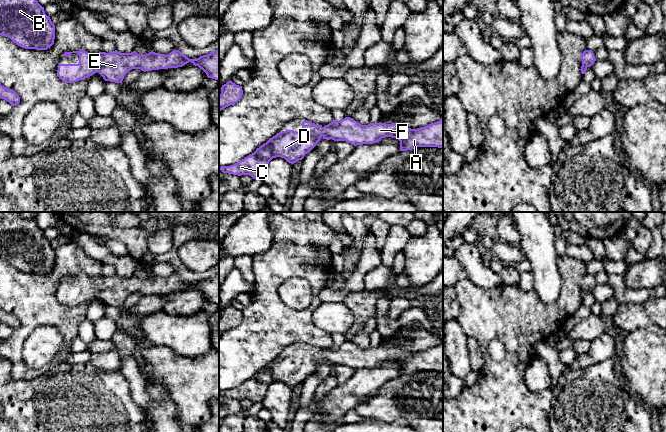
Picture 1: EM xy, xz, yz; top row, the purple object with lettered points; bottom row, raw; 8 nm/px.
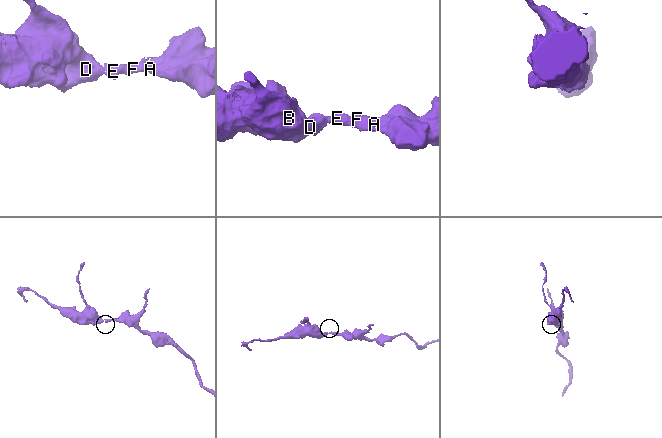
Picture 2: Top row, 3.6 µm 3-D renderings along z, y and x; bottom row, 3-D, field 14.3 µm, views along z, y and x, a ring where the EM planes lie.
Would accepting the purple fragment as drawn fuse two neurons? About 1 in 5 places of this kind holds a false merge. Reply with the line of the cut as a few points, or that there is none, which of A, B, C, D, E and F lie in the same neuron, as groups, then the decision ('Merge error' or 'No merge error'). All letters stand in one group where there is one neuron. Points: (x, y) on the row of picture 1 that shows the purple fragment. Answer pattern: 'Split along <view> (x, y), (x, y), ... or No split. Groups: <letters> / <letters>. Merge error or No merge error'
No split. Groups: A B C D E F. No merge error

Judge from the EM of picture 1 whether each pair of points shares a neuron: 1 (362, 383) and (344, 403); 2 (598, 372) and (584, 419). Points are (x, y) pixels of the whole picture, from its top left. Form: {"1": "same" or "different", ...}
{"1": "same", "2": "same"}

